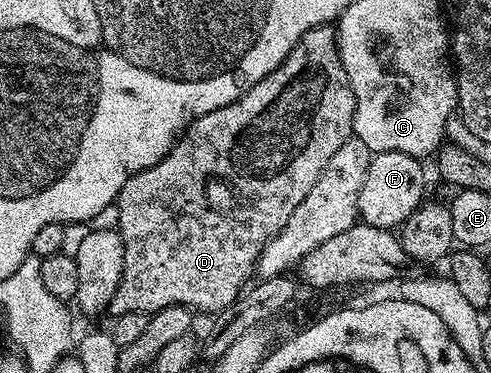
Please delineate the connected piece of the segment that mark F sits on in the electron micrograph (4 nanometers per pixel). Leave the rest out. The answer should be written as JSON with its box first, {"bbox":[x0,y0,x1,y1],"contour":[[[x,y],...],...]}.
{"bbox":[358,152,425,231],"contour":[[[406,152],[373,154],[370,168],[366,168],[366,181],[358,192],[359,221],[379,230],[395,231],[425,201],[424,170],[421,159]]]}

